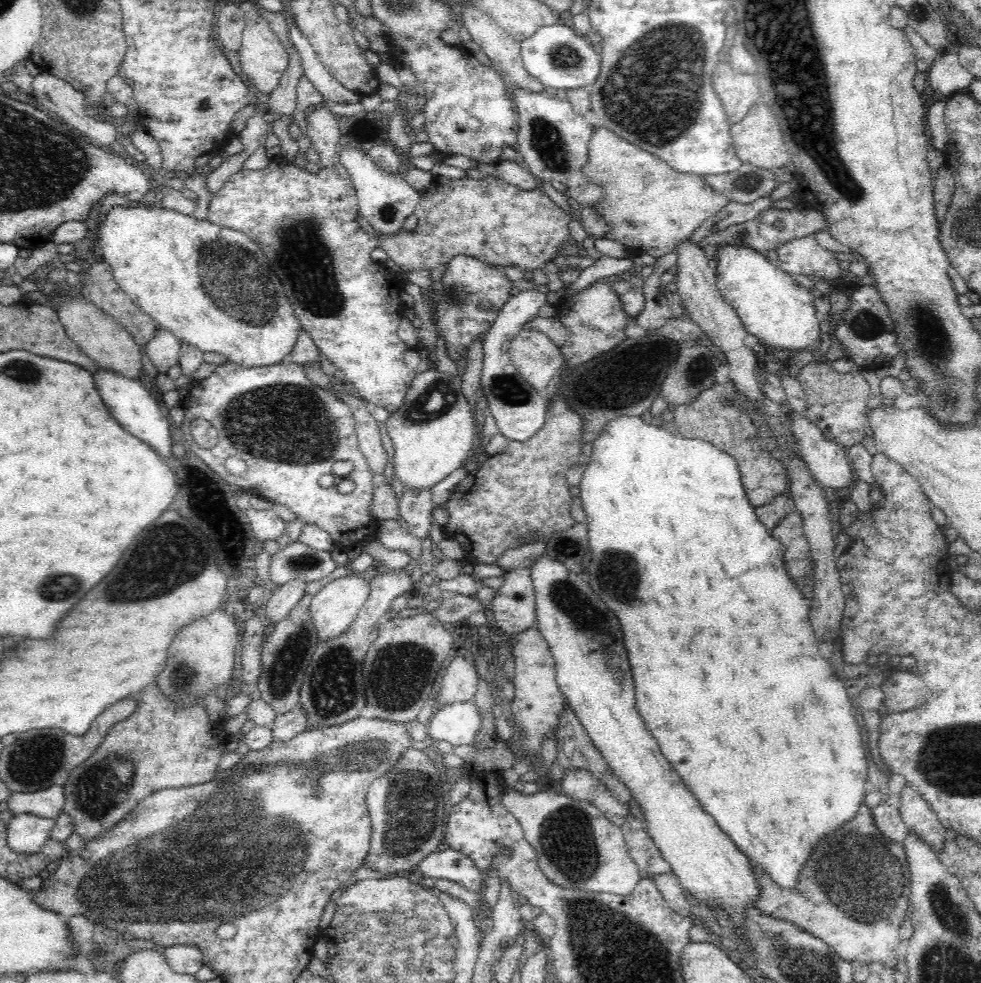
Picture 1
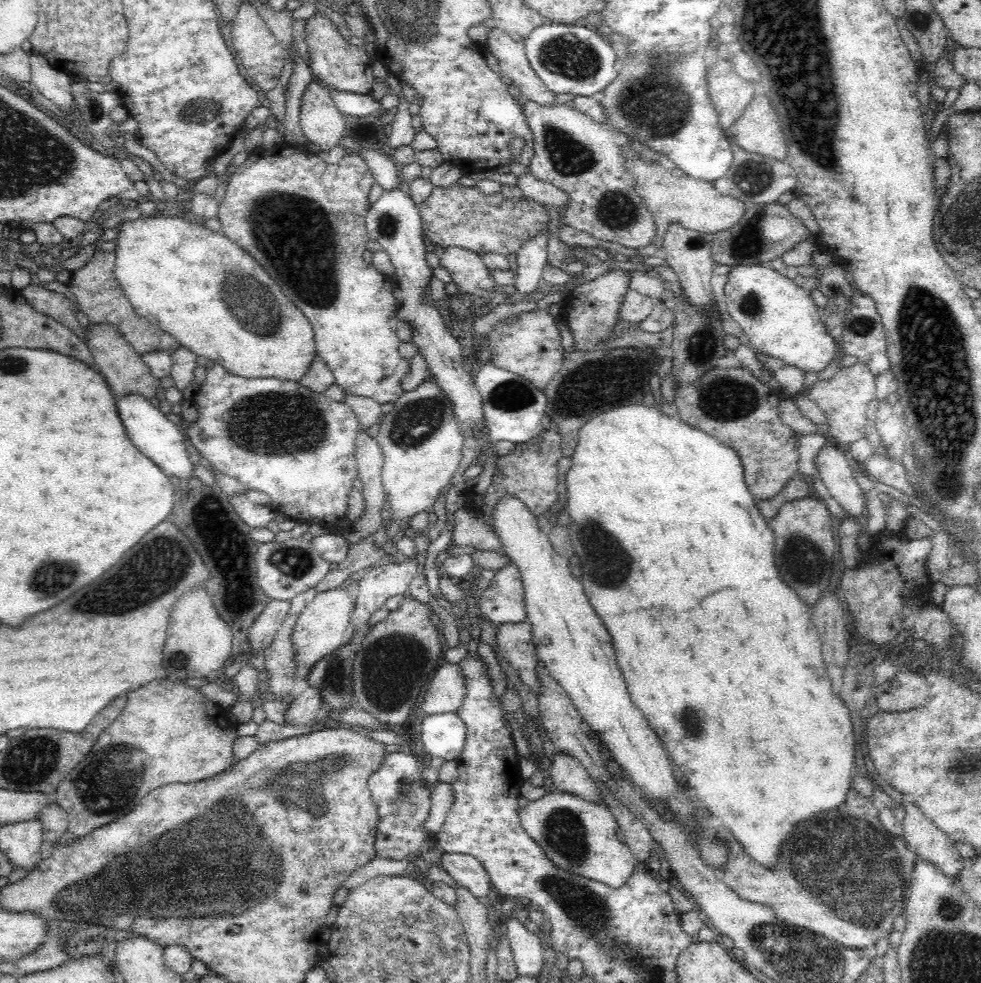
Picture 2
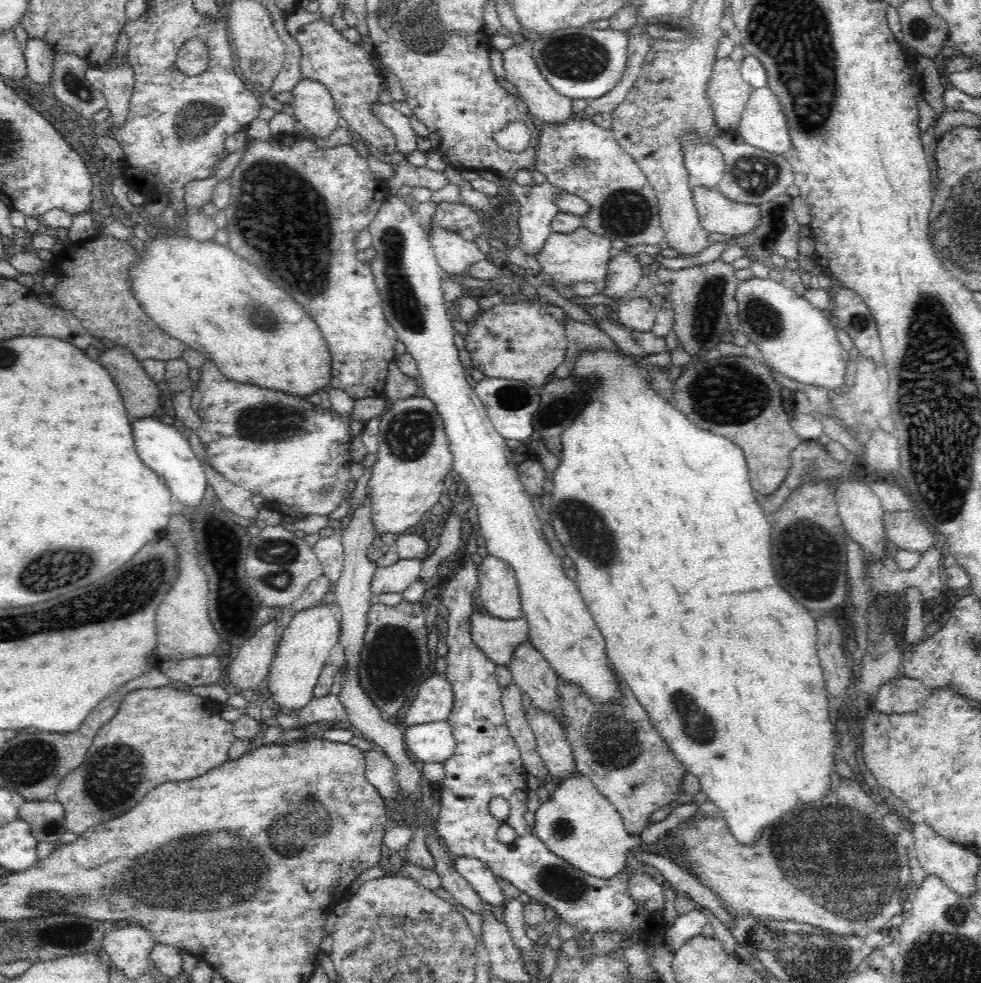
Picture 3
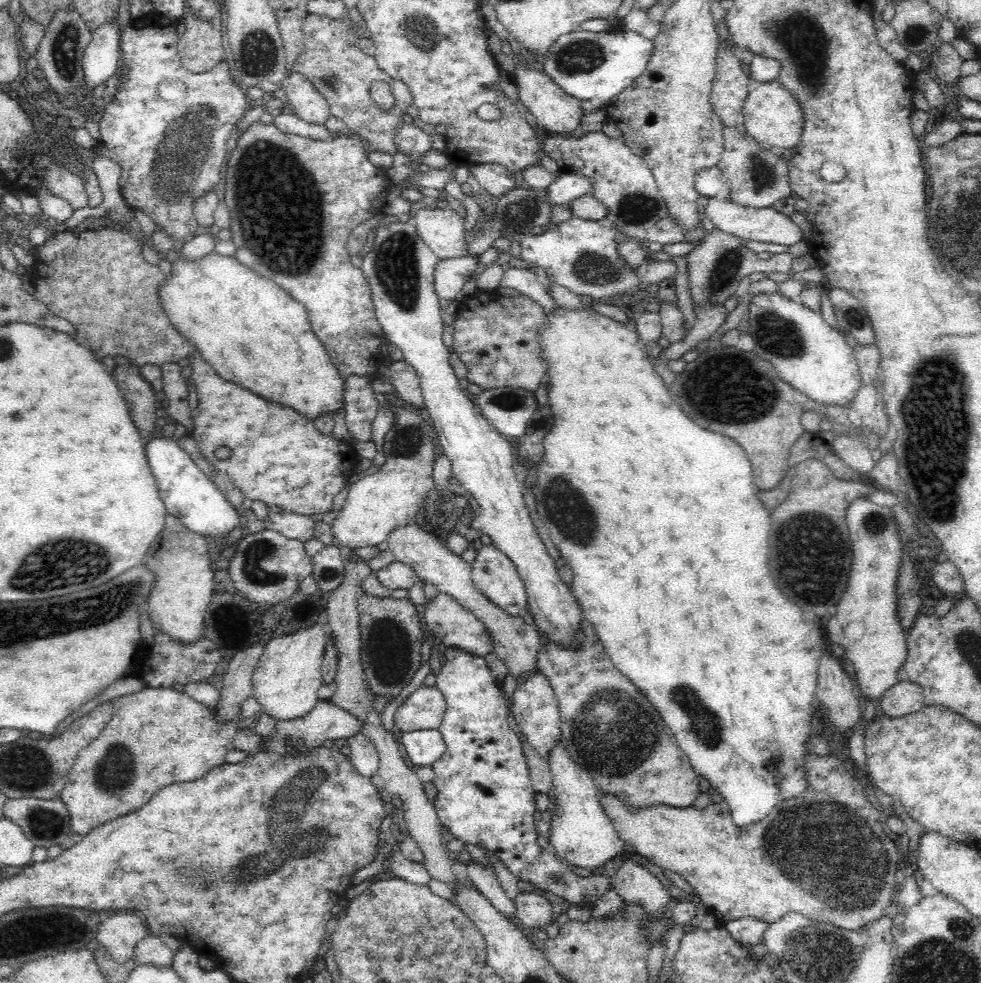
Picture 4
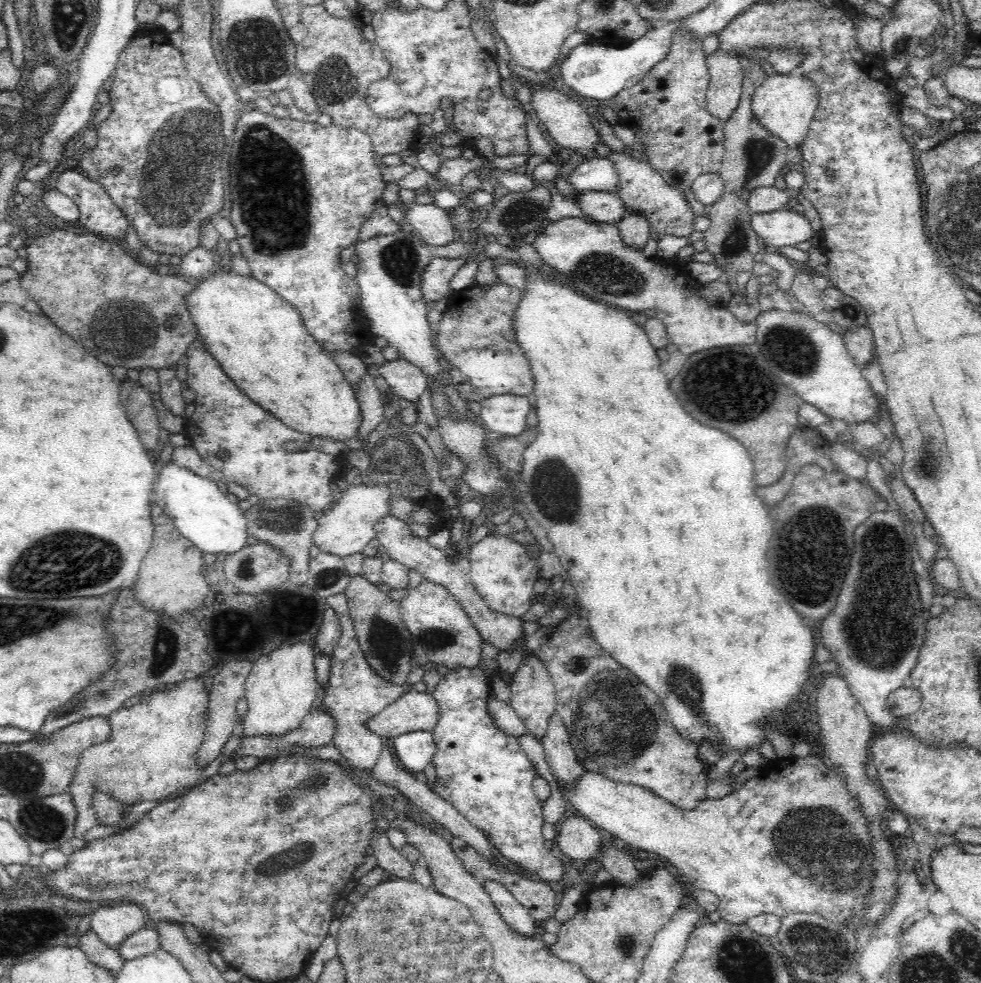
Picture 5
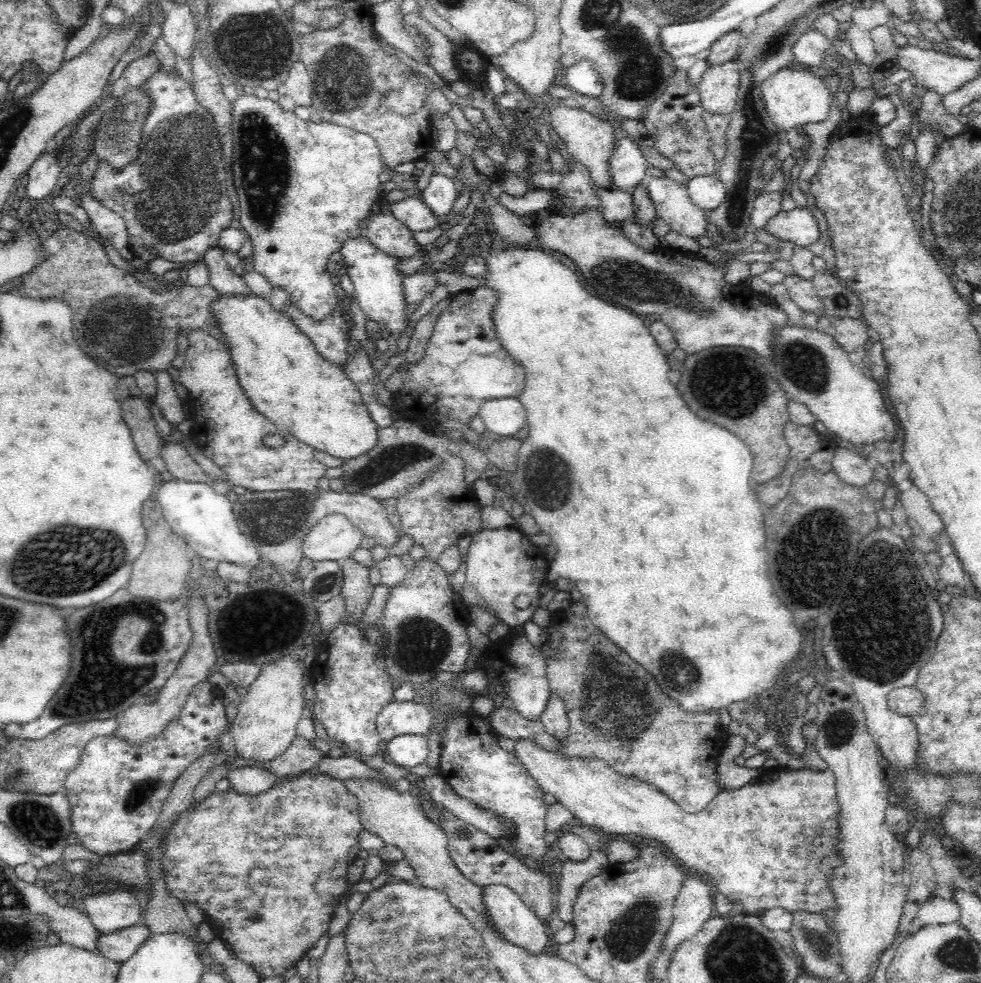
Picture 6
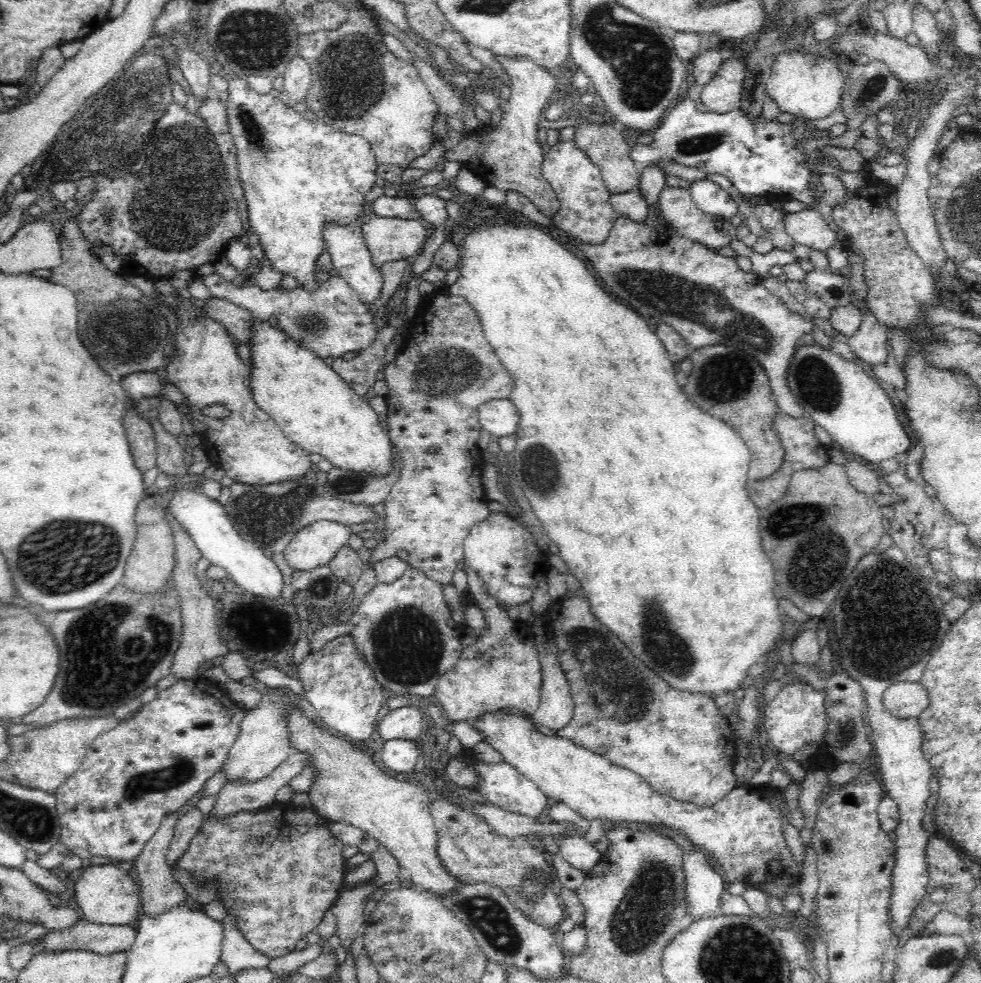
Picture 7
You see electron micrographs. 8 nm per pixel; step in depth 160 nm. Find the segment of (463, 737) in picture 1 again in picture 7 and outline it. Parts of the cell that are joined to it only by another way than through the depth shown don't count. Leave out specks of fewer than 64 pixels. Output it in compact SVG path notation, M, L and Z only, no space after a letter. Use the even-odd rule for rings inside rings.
M395 739L383 743L383 760L392 775L410 775L420 755L416 742Z

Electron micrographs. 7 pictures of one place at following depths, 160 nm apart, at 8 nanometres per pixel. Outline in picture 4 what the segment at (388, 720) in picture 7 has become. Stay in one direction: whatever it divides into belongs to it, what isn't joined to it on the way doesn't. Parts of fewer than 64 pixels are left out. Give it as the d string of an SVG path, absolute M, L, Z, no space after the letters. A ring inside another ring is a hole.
M420 685L398 708L394 721L401 733L438 729L447 710L437 686ZM320 700L318 704L314 706L314 709L305 716L278 721L274 735L268 738L262 737L261 742L262 745L268 745L273 738L284 739L286 736L289 736L290 738L300 738L300 740L304 740L306 747L311 749L321 747L324 744L331 744L339 739L346 740L351 738L354 734L359 733L361 727L362 724L348 712L341 710L328 700Z

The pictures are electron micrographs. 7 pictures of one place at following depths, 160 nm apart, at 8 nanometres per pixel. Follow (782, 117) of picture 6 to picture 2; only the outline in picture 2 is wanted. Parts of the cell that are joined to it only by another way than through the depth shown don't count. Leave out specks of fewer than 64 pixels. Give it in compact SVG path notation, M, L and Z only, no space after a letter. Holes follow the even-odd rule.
M756 94L742 116L725 133L732 144L748 153L779 161L787 157L778 114L764 94Z

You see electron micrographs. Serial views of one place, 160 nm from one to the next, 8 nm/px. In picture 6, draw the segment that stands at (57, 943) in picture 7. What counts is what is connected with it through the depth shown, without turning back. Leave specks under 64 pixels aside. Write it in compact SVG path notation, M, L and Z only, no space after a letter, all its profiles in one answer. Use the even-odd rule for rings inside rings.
M134 925L117 933L99 936L99 950L107 959L124 962L146 942L151 935L146 925Z

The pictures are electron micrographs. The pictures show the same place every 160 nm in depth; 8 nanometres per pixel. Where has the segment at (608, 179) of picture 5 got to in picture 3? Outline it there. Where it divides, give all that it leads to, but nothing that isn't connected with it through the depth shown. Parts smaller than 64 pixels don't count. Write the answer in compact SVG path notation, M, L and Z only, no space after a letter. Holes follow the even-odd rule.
M515 179L505 180L507 188L519 202L520 218L518 229L520 238L517 249L528 257L538 258L542 254L546 240L553 234L551 223L558 214L554 196L558 188L545 181L541 185L519 185Z

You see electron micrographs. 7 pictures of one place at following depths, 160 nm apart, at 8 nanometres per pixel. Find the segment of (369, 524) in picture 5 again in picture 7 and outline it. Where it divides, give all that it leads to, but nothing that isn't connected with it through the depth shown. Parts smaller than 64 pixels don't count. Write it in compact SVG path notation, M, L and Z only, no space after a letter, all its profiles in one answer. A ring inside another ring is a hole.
M316 521L300 529L283 555L293 570L314 570L328 565L352 535L349 527L334 521Z

